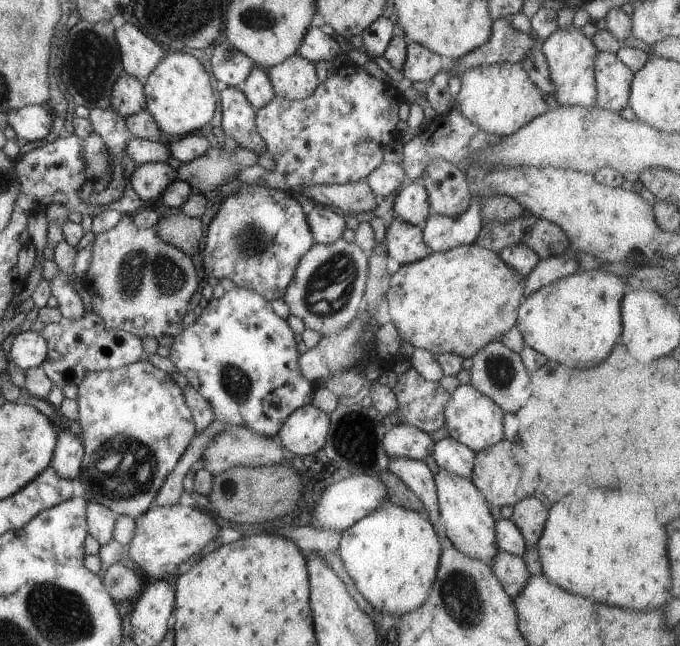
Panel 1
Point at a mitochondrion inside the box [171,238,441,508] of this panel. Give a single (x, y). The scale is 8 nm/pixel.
(329, 288)

